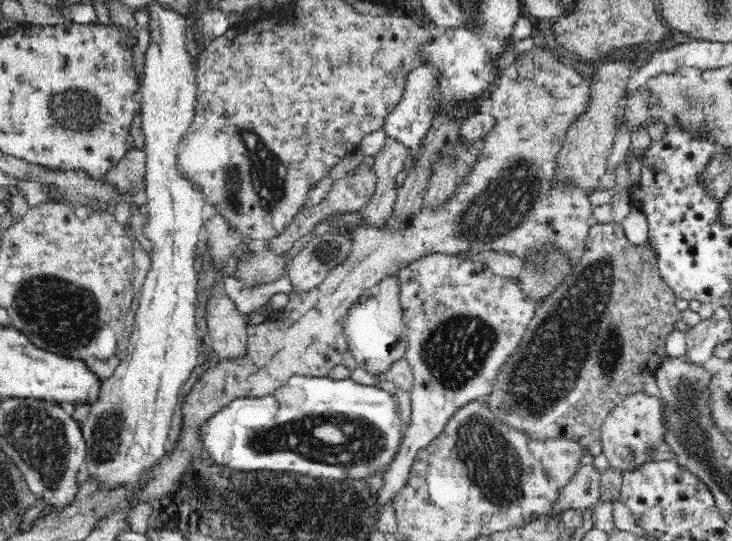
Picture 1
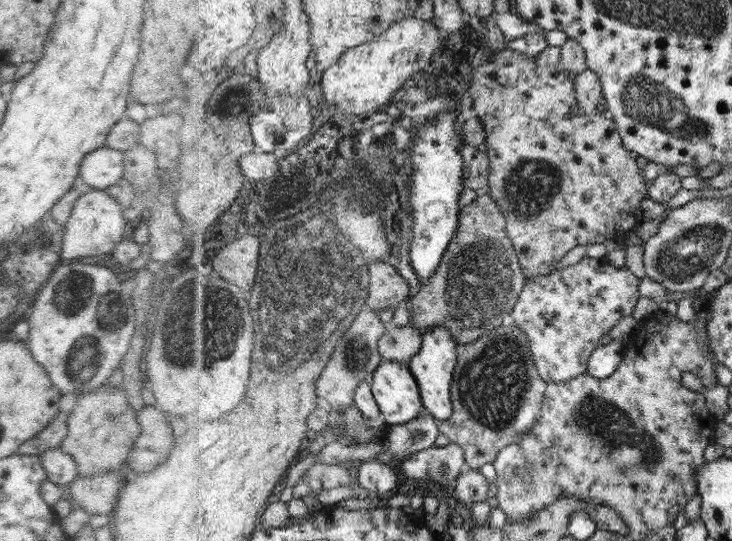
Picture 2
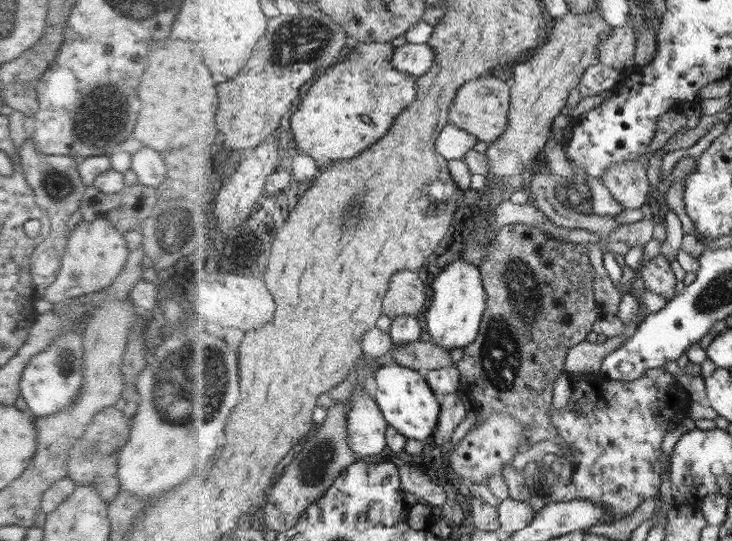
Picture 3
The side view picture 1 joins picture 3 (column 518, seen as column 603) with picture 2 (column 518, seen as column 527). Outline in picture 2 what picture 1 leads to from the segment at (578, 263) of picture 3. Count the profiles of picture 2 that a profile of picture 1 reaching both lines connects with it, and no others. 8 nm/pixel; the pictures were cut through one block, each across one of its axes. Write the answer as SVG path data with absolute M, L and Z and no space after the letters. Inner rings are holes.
M507 321L477 341L457 344L457 368L453 372L452 398L453 414L448 421L441 421L441 434L445 434L465 450L465 461L472 469L493 463L500 448L511 445L516 437L536 425L542 413L542 399L547 383L537 370L529 336L520 326Z

